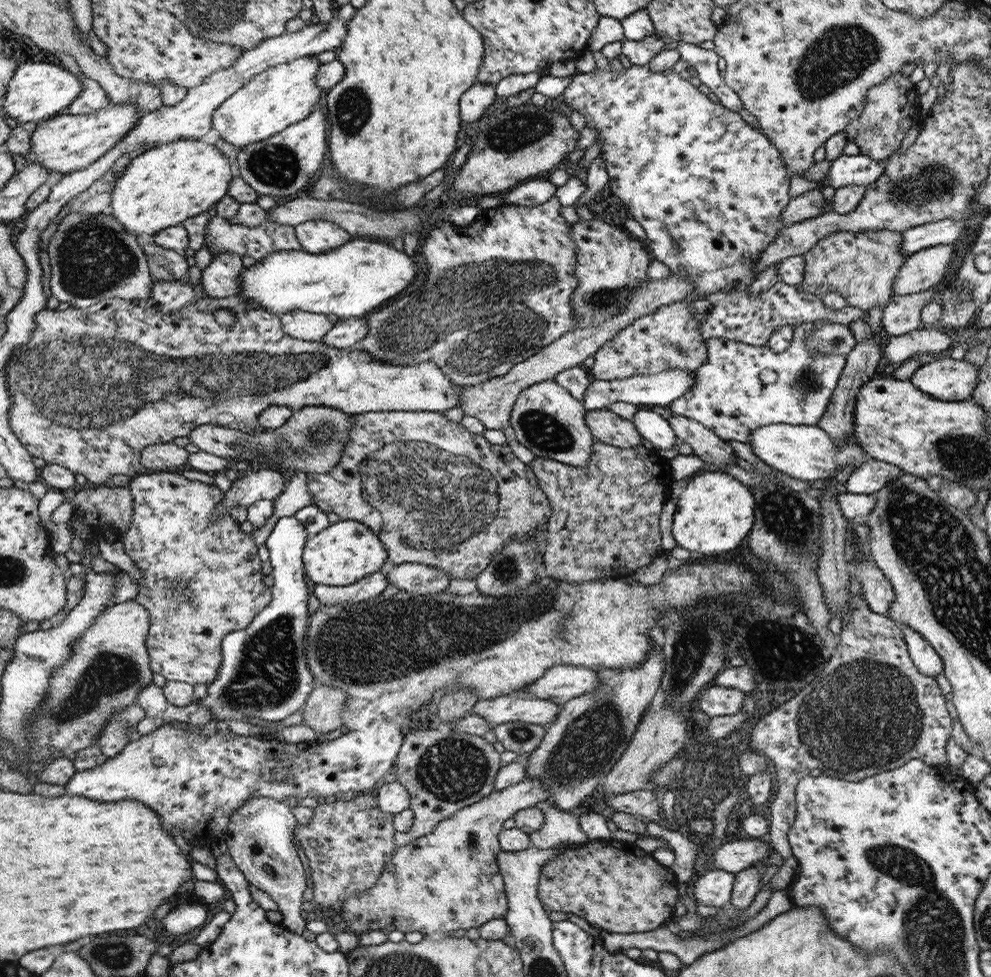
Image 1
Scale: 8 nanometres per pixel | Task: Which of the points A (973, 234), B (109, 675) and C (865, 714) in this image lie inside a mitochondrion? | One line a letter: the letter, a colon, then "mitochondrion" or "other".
A: other
B: mitochondrion
C: mitochondrion

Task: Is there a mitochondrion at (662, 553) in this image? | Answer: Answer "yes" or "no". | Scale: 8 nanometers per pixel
no

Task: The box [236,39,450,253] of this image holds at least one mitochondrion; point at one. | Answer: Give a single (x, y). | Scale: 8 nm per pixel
(278, 165)

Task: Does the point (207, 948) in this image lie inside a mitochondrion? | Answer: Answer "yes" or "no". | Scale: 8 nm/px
no

